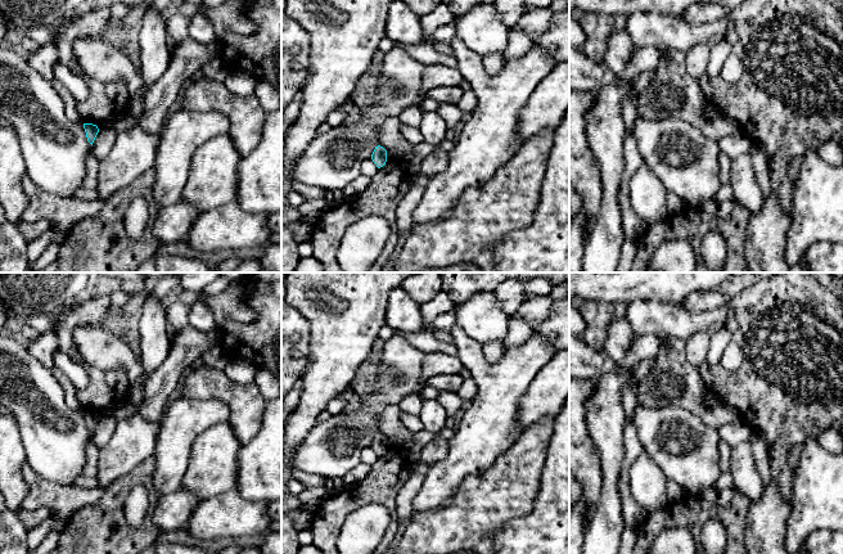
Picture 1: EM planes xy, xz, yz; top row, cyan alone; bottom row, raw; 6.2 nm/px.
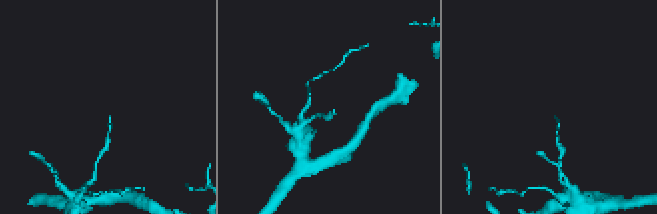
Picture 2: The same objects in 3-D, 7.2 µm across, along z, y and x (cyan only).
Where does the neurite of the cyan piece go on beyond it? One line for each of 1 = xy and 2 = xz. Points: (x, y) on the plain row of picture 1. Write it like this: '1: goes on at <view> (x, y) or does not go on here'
1: does not go on here
2: does not go on here

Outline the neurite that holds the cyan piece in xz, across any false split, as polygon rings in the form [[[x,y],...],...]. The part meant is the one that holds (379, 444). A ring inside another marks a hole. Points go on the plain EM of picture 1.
[[[380,433],[375,434],[371,447],[378,456],[383,455],[387,450],[387,438]]]

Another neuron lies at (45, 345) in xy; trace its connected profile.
[[[55,330],[39,334],[33,341],[27,342],[28,352],[37,359],[46,369],[53,369],[50,357],[58,350],[58,334]]]

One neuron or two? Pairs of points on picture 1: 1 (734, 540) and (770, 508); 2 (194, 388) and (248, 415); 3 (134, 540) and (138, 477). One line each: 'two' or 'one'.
1: two
2: one
3: one

